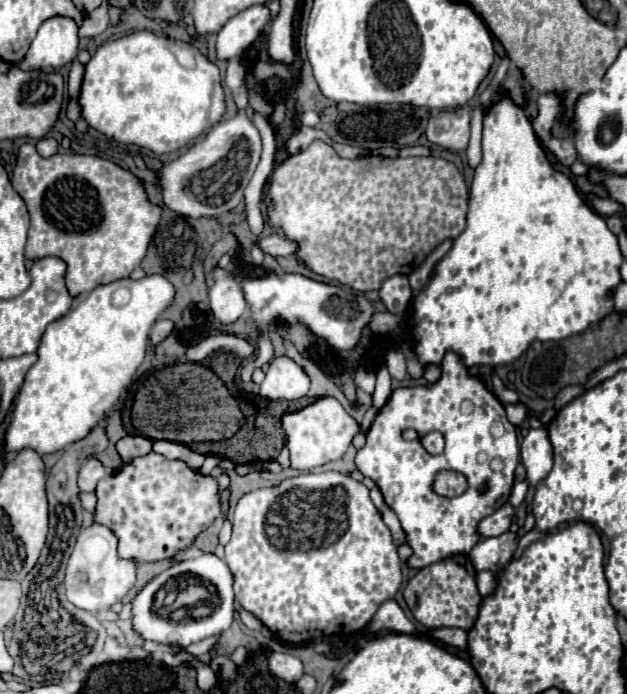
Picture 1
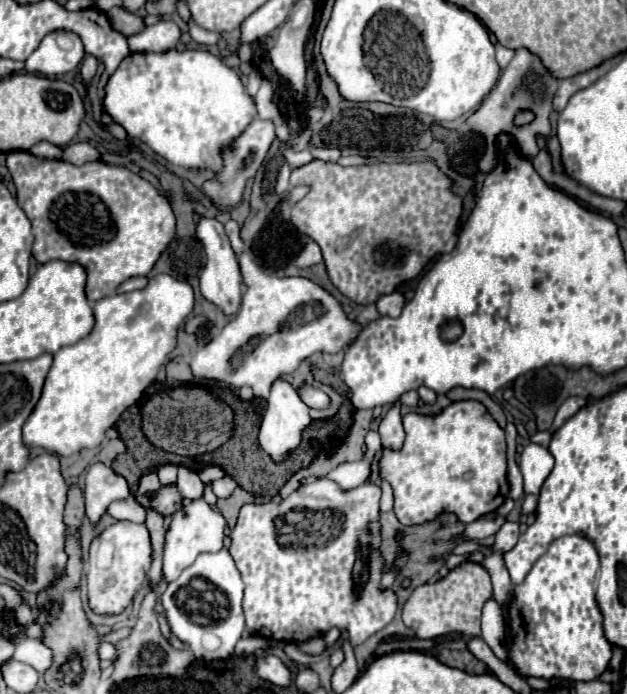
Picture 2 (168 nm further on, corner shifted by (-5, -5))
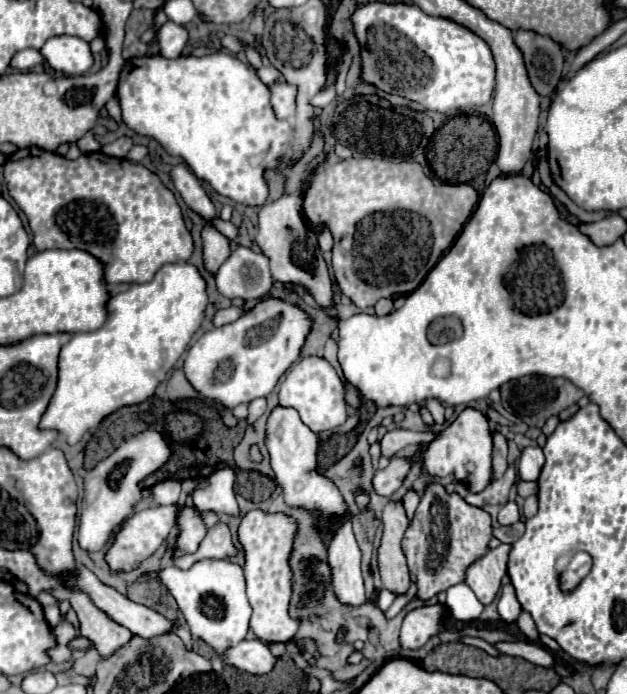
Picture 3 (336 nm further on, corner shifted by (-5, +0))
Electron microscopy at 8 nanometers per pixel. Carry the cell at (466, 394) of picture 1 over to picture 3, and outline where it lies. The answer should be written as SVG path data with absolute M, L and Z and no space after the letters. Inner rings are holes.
M466 408L434 442L428 444L422 460L424 472L428 474L454 474L458 480L464 480L472 488L472 492L480 492L482 488L486 488L492 476L492 432L486 416L474 408ZM466 464L472 464L472 472L468 472Z

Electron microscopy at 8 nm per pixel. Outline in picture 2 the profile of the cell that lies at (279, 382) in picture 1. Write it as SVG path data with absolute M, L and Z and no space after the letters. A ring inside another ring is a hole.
M276 379L276 383L272 383L270 389L270 397L268 397L268 409L264 413L262 419L262 427L260 427L260 447L274 459L274 461L282 461L290 451L294 451L300 445L302 439L302 431L310 425L310 415L308 415L308 405L300 399L298 389L284 381L284 379Z

